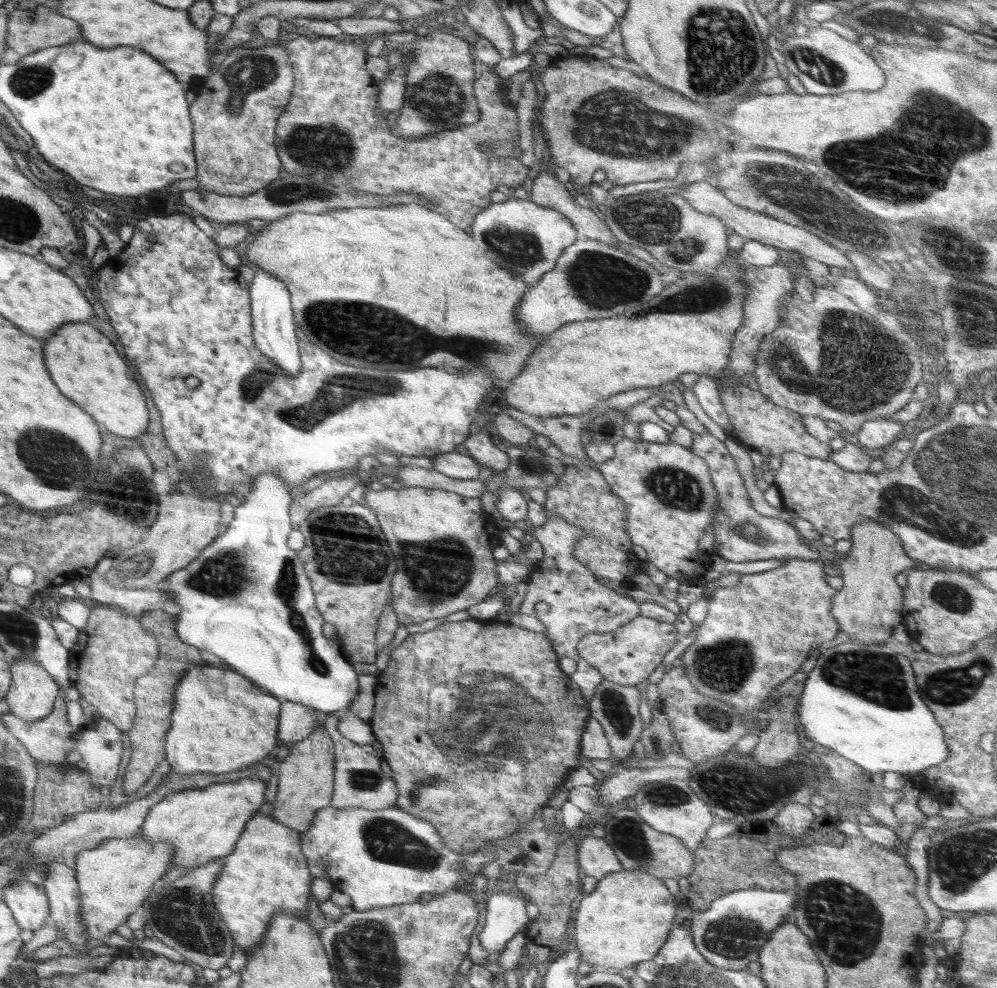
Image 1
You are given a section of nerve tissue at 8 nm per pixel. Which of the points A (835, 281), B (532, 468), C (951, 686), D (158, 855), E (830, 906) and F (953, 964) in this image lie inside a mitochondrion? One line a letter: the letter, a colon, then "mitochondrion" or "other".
A: other
B: mitochondrion
C: mitochondrion
D: other
E: mitochondrion
F: other

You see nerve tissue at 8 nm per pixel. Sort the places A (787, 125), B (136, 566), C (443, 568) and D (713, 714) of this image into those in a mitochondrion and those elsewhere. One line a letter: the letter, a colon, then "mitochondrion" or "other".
A: other
B: mitochondrion
C: mitochondrion
D: mitochondrion

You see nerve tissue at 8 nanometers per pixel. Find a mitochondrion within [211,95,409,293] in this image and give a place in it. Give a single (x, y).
(328, 151)

